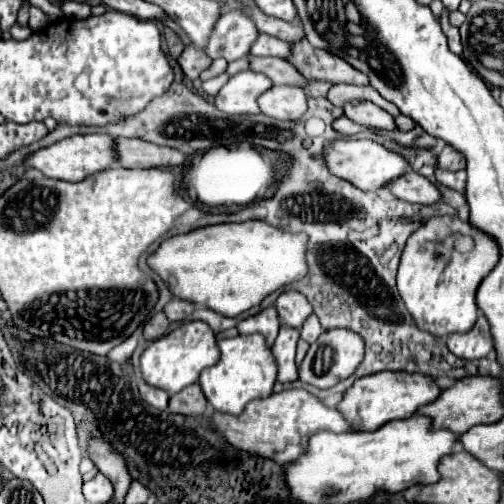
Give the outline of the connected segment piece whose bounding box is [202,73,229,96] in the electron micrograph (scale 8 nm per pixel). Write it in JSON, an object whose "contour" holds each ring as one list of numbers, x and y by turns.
{"contour":[[227,73,221,74,213,79,204,81,202,84,202,89,204,92,210,96,215,96,224,84,229,80]]}

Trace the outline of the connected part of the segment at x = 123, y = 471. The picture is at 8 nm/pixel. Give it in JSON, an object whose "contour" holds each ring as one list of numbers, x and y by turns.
{"contour":[[91,438,87,444,87,454,93,460,93,464,97,466,99,472,103,472,115,488,113,500,115,502,123,502,127,488,131,484,131,476,127,470,127,464,123,464,123,456,119,456,119,452,115,452,107,440,95,440]]}

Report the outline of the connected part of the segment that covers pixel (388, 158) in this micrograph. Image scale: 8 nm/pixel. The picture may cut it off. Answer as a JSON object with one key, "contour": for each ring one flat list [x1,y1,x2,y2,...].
{"contour":[[333,140,323,148,323,158,331,174,351,182,353,186,369,192,381,192,381,186,407,170,407,160,373,140]]}

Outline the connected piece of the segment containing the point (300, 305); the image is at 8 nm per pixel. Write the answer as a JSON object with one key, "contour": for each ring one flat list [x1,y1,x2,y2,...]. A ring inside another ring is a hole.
{"contour":[[289,290,283,292,277,302,277,312,279,312,279,320,283,326,291,326,291,328,301,328,301,324,305,322,305,318,313,312,309,300,299,294,297,290]]}

